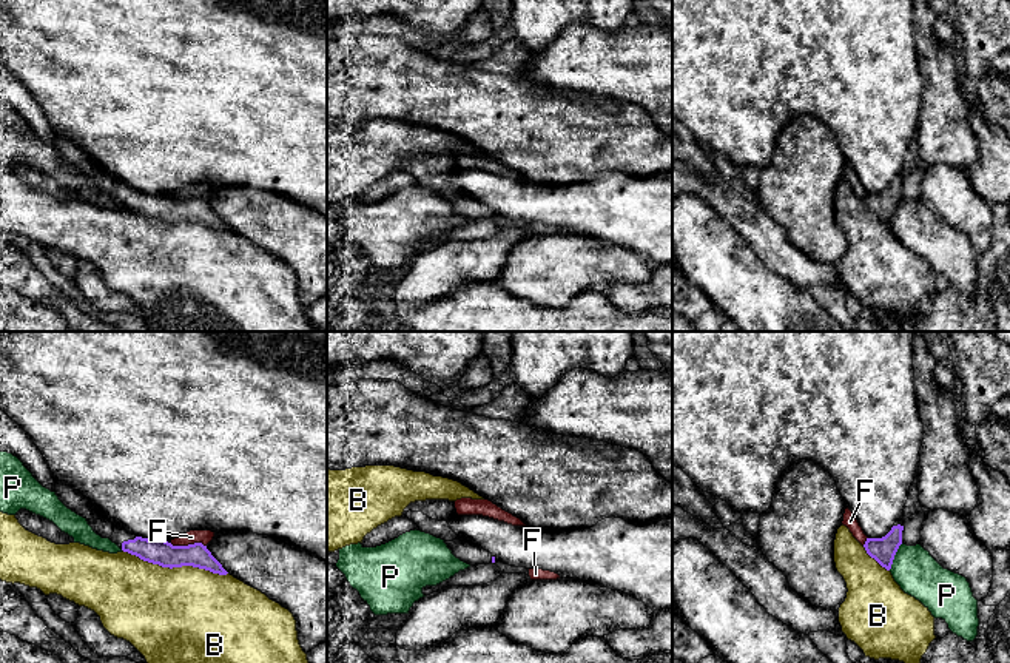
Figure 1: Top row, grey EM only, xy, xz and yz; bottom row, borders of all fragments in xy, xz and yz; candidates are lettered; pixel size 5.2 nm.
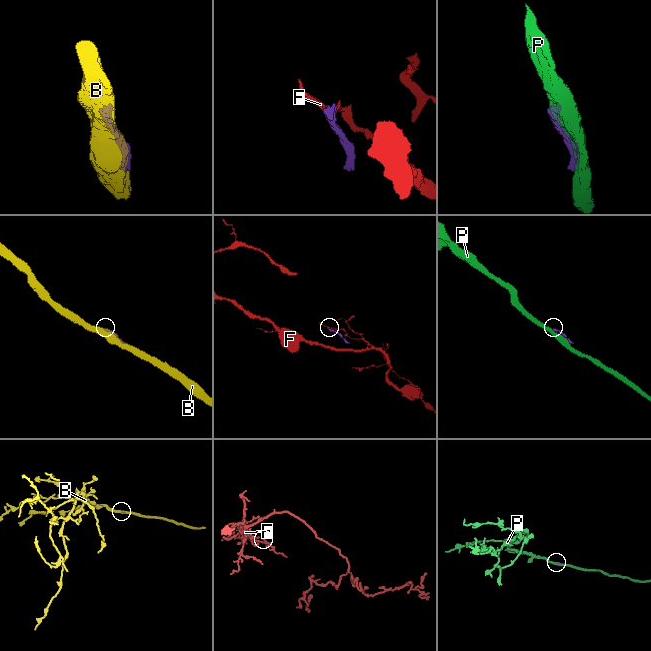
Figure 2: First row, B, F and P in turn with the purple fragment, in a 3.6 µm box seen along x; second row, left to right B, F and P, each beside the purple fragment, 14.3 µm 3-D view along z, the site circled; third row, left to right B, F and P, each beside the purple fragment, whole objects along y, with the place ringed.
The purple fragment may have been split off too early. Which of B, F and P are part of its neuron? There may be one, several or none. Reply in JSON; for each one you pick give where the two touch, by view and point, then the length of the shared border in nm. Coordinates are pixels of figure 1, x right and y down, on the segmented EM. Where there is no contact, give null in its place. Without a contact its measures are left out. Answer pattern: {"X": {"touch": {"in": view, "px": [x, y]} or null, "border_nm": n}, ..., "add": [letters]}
{"add": []}

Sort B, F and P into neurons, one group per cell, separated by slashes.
B / F / P

